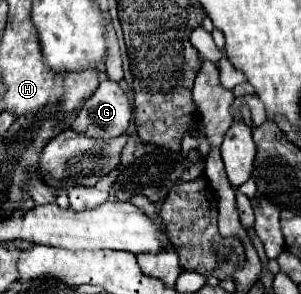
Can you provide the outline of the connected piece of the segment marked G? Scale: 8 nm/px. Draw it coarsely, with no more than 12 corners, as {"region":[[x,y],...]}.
{"region":[[103,79],[71,129],[91,139],[127,131],[131,103],[119,83]]}

